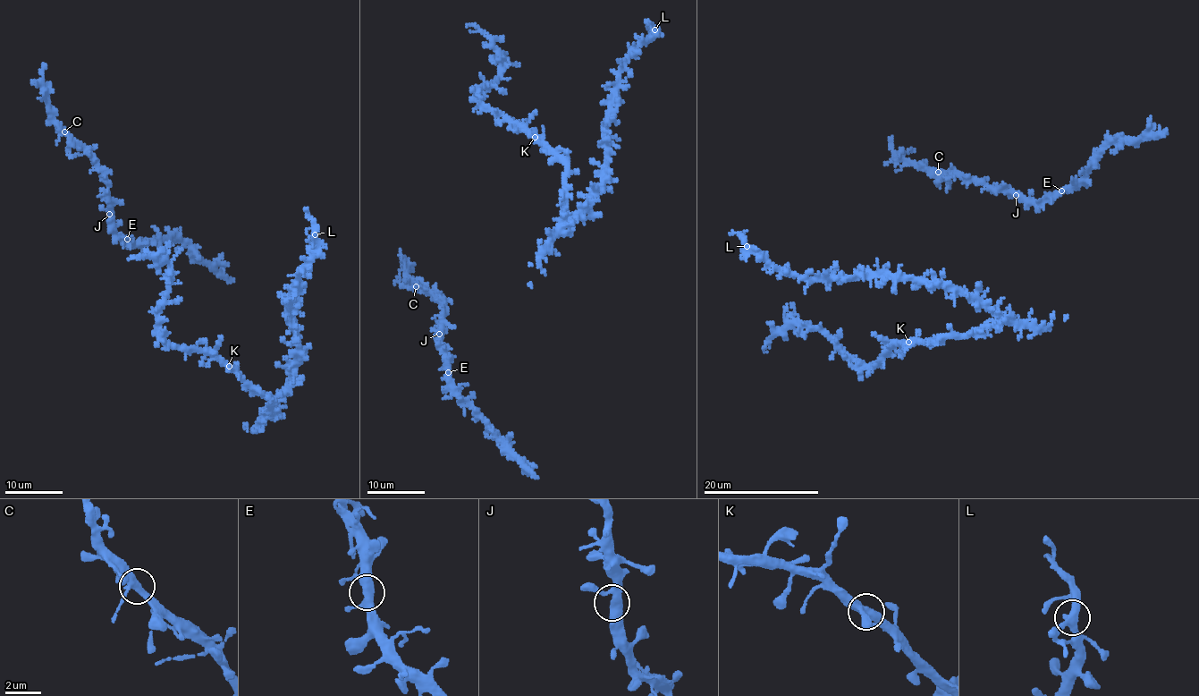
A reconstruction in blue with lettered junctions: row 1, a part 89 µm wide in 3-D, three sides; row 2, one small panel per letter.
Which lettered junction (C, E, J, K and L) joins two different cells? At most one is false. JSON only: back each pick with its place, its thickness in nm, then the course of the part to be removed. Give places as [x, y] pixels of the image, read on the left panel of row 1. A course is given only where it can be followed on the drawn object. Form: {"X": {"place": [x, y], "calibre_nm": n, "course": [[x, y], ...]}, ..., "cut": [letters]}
{"cut": []}

